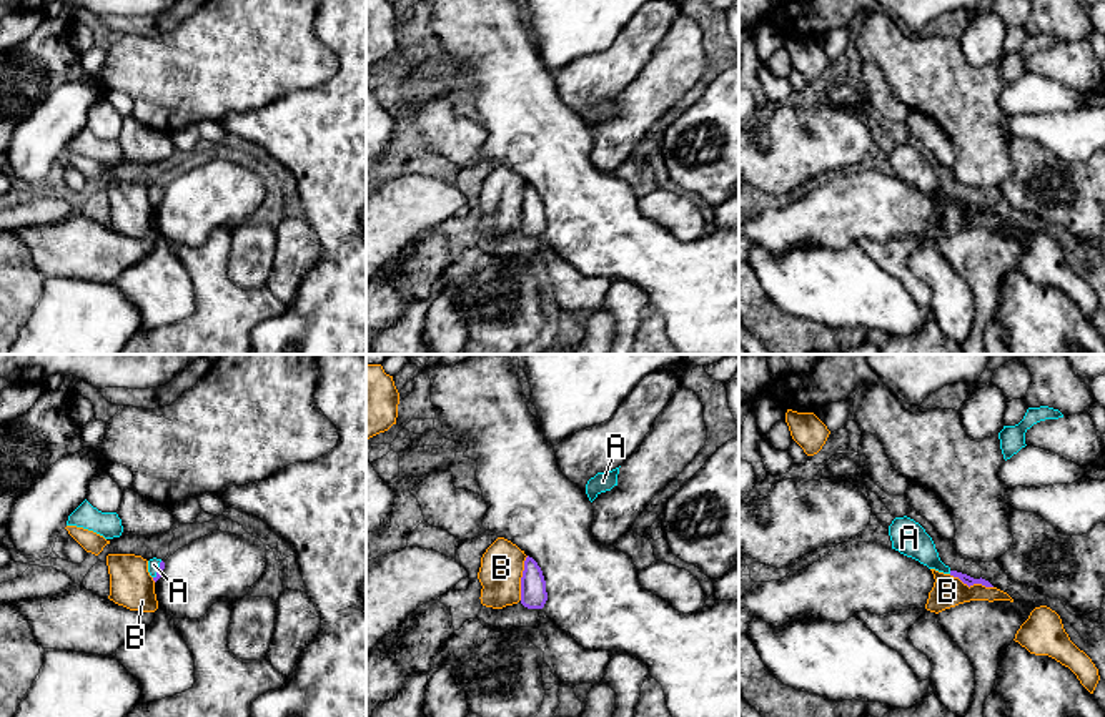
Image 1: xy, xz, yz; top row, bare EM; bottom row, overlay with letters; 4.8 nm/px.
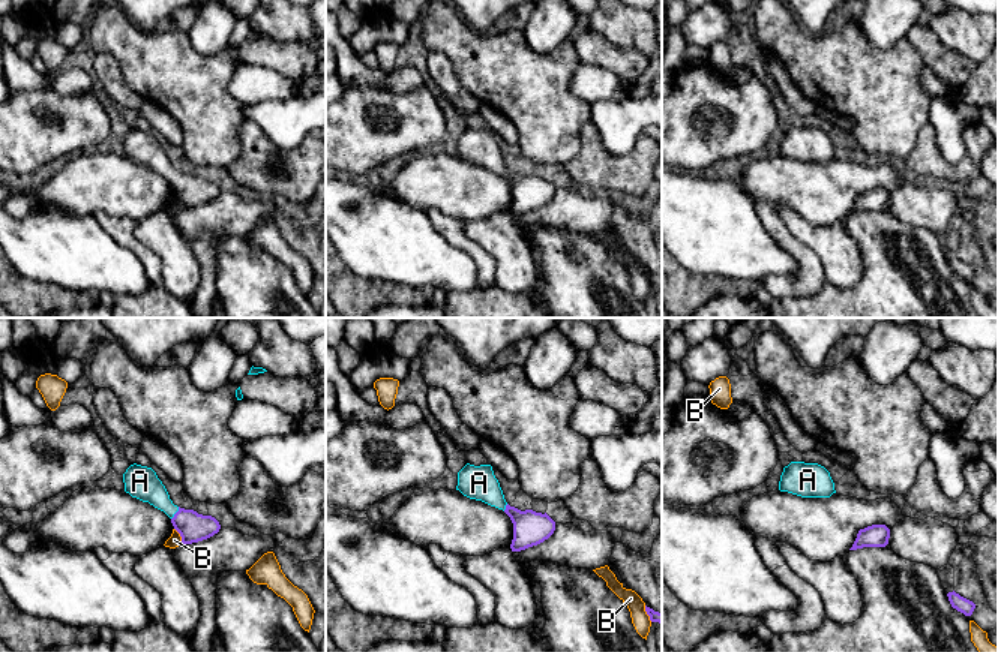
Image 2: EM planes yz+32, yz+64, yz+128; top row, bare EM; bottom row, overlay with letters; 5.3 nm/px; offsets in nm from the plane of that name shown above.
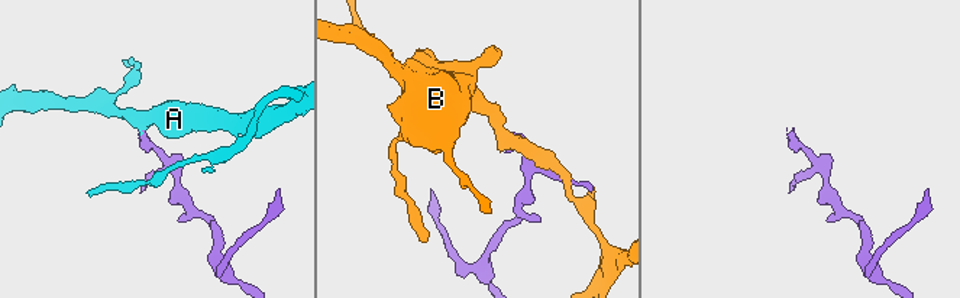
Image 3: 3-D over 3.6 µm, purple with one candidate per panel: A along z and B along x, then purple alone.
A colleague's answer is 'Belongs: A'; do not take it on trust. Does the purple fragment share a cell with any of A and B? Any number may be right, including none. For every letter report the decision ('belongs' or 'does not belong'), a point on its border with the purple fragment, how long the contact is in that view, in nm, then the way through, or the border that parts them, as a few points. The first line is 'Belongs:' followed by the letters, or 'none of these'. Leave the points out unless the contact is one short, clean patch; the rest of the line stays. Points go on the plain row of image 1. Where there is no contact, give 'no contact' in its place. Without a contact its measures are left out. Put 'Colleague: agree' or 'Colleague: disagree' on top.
Colleague: agree
Belongs: A
A: belongs; contact xy (158, 197); length 100 nm; way xy (162, 192), (158, 197), (153, 192)
B: does not belong; contact xz (521, 205); length 220 nm

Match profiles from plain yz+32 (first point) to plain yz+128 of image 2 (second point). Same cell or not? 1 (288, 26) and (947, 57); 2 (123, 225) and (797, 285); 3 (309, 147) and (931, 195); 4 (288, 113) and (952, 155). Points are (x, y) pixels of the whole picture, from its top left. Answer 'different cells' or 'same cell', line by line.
1: different cells
2: same cell
3: different cells
4: same cell

